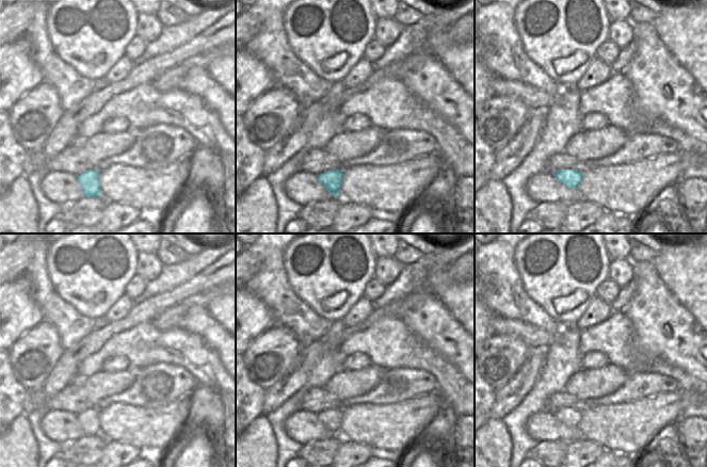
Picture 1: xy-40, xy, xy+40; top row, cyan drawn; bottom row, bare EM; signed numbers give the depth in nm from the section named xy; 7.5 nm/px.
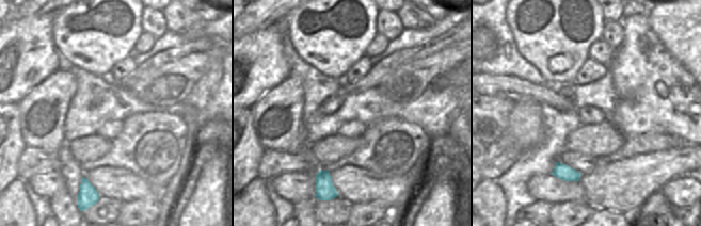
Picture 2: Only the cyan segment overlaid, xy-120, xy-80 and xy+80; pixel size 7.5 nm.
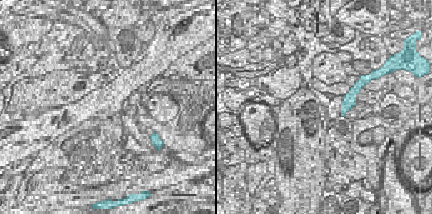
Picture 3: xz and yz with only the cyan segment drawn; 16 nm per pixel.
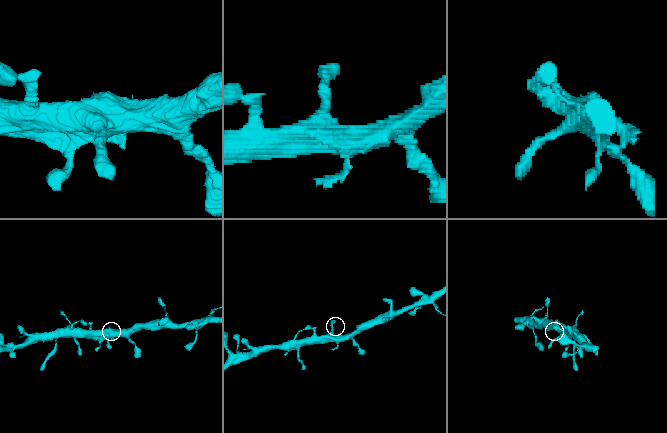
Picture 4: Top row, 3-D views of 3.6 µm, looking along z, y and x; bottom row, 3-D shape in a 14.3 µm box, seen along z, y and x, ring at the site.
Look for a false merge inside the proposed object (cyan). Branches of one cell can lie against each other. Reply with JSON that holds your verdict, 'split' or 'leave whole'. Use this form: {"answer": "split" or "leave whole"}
{"answer": "leave whole"}

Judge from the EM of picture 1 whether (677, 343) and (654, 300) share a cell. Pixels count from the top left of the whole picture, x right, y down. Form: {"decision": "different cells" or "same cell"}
{"decision": "same cell"}

